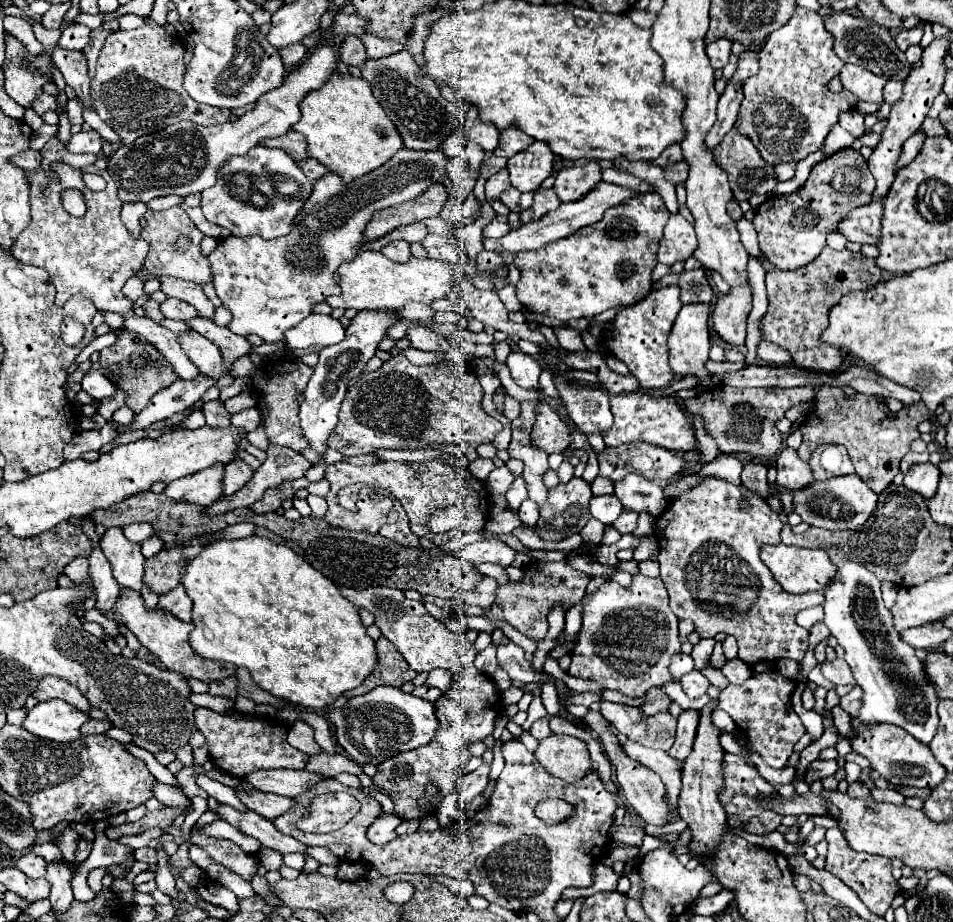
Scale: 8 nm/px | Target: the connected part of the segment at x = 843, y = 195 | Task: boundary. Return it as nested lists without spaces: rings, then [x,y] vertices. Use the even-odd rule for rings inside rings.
[[[844,148],[822,162],[818,162],[804,186],[788,196],[770,196],[756,208],[752,220],[758,232],[762,254],[778,270],[794,270],[812,262],[826,246],[826,234],[836,230],[836,224],[858,206],[870,202],[874,192],[874,180],[868,172],[866,160],[854,148]]]

